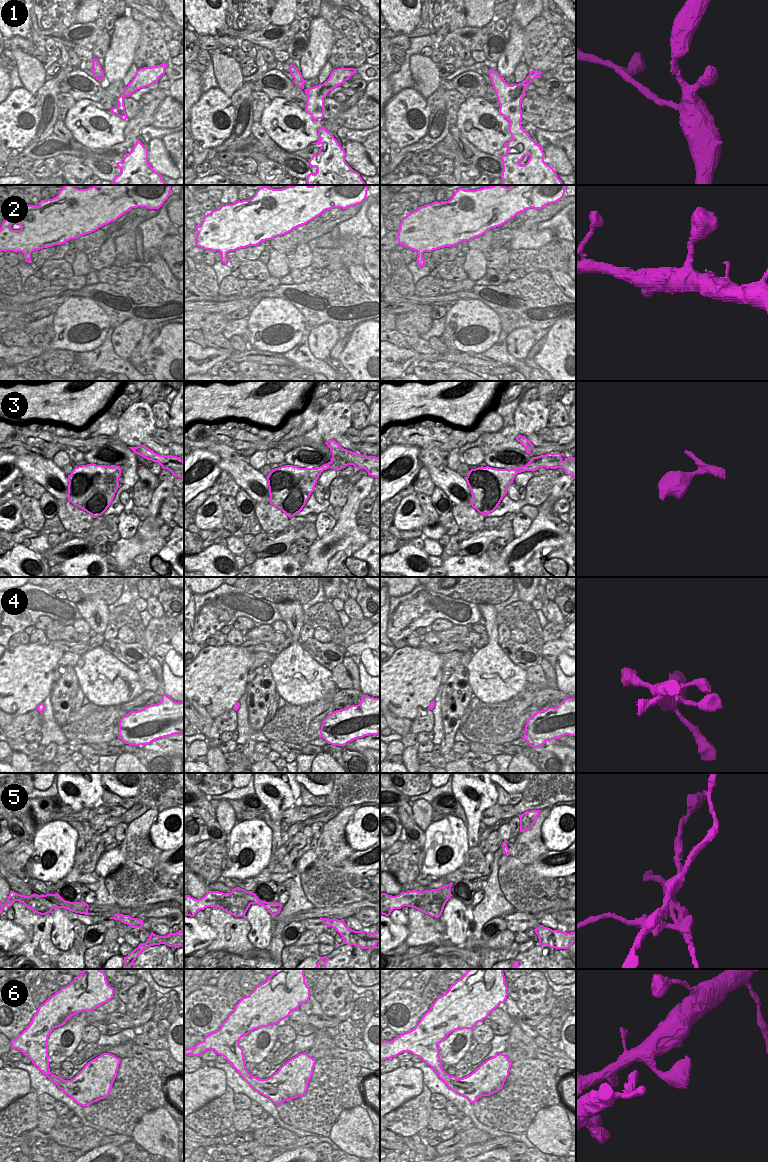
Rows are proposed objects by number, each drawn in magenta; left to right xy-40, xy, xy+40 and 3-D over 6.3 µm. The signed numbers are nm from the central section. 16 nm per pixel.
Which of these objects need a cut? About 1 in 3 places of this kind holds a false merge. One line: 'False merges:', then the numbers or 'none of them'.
False merges: 5

